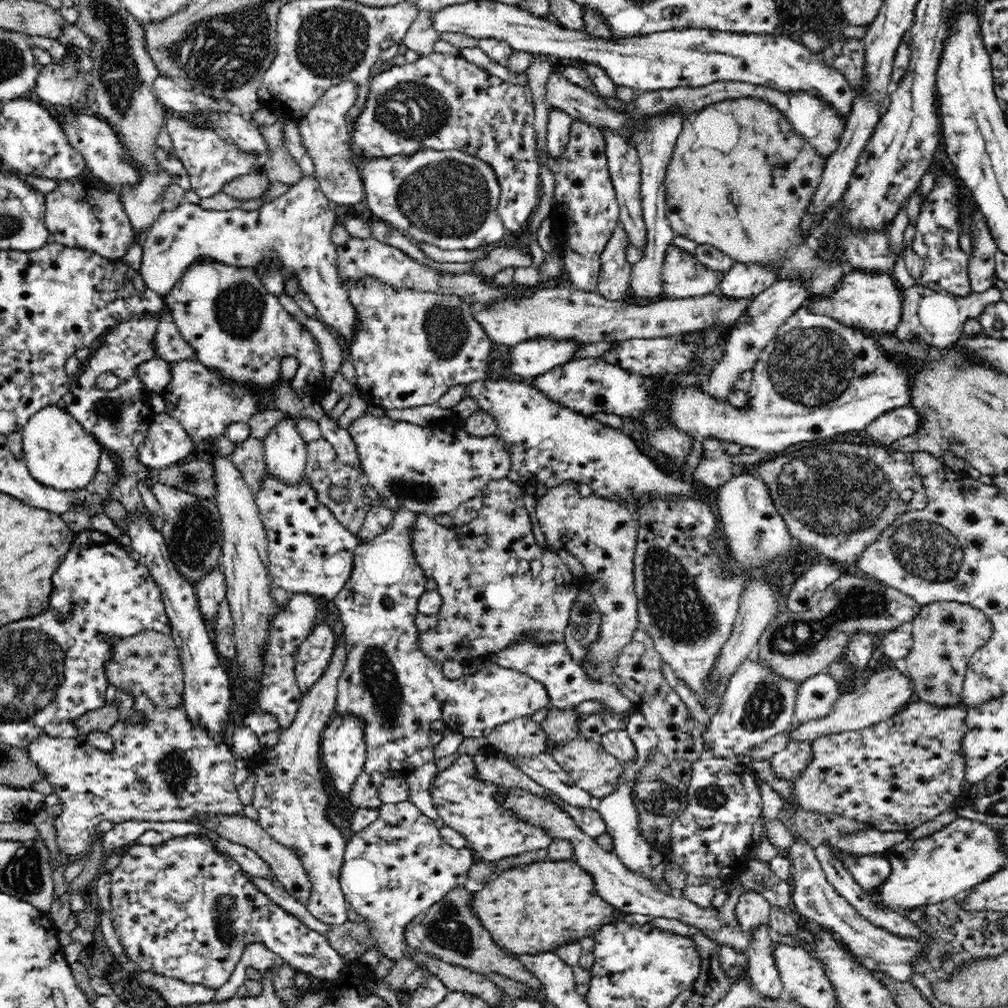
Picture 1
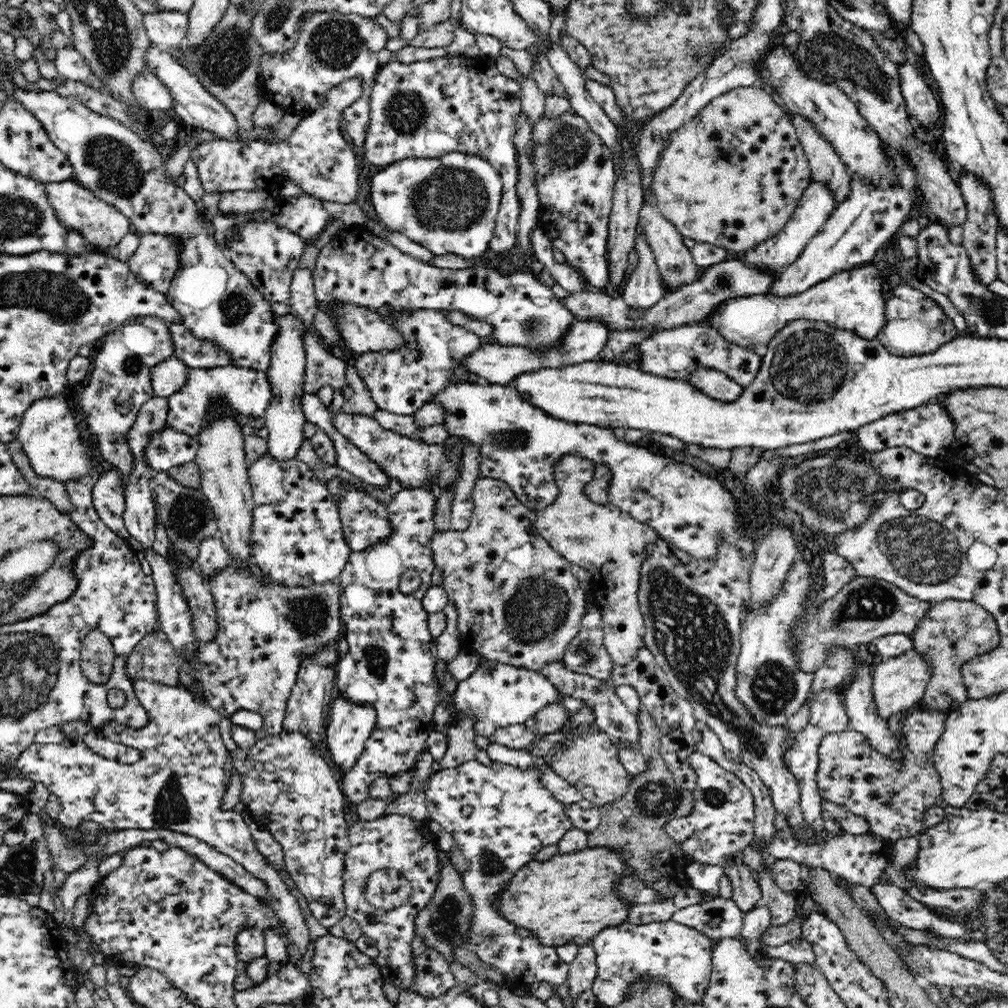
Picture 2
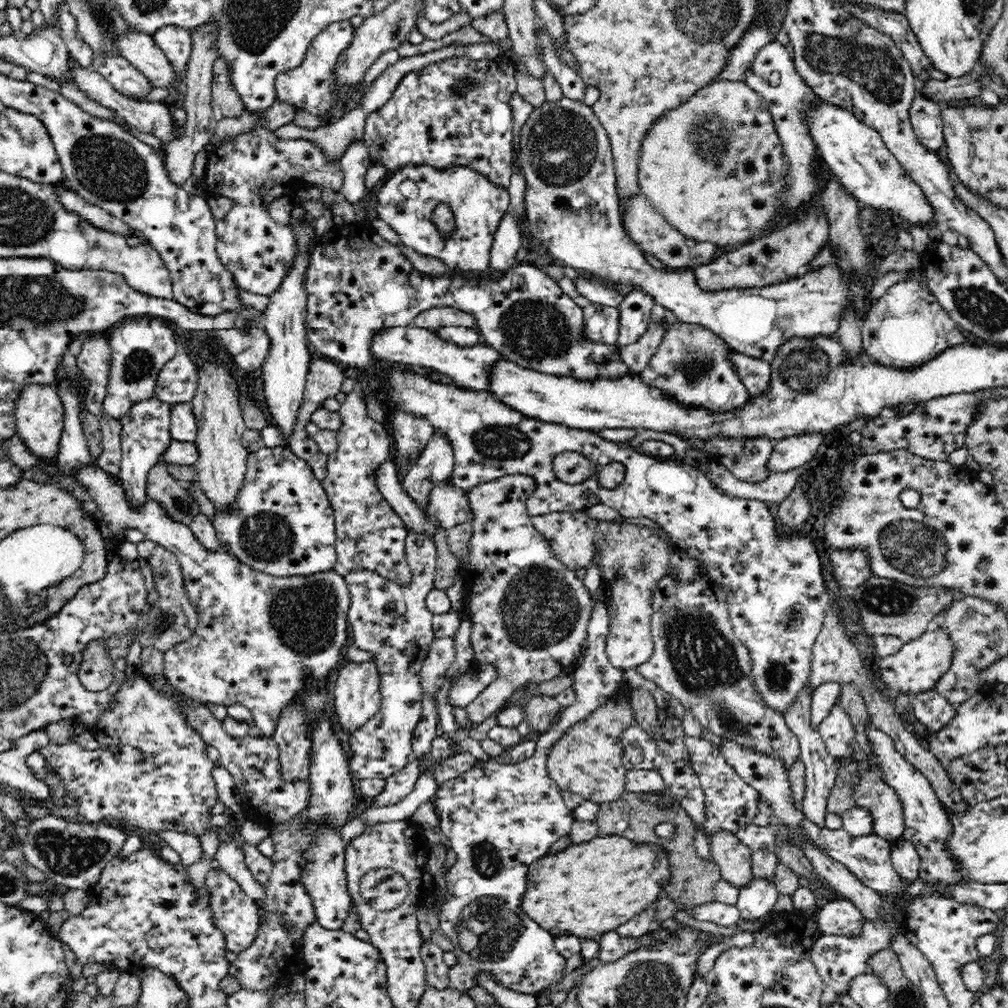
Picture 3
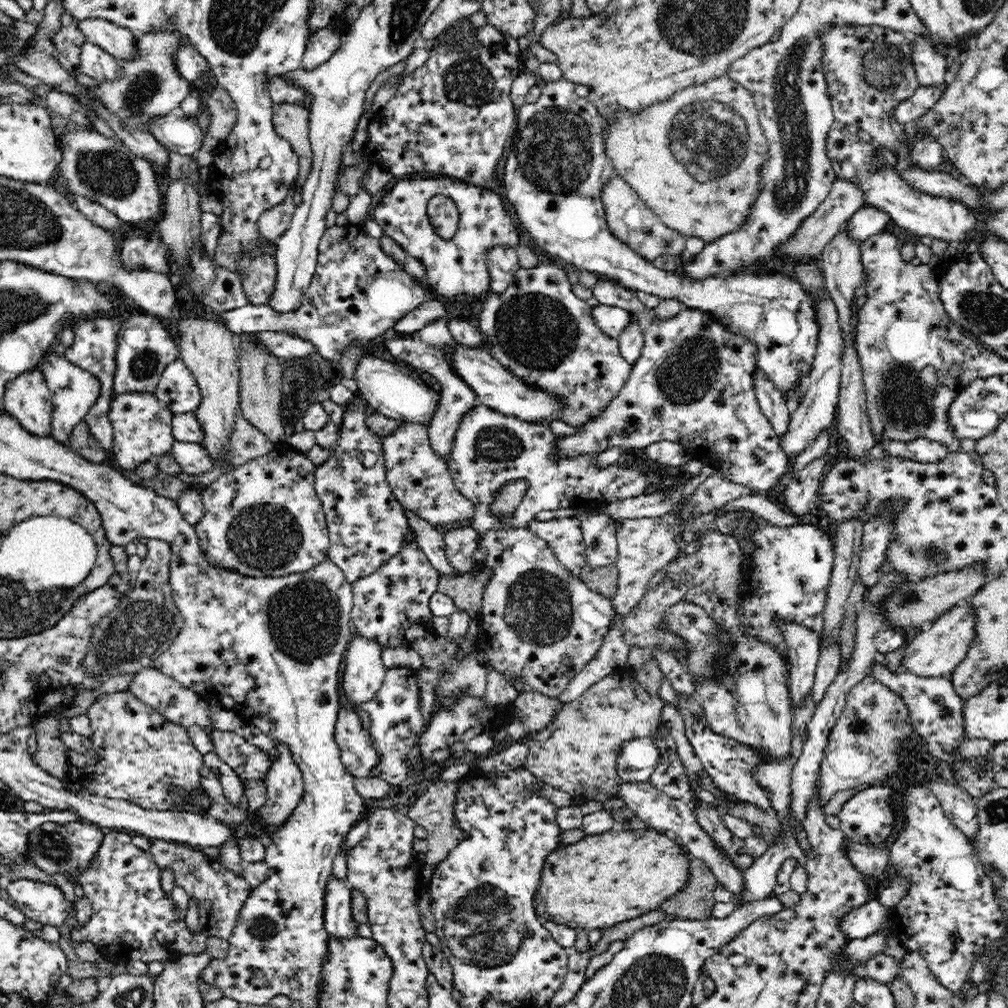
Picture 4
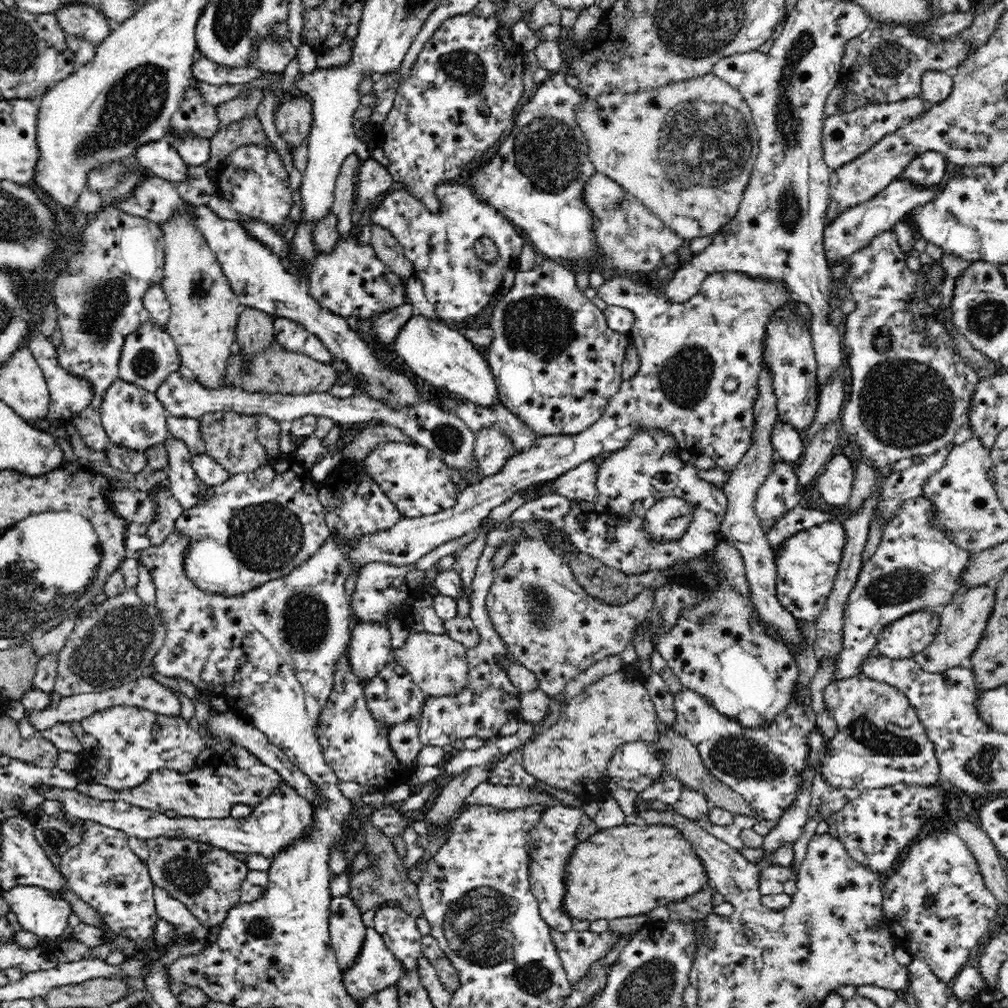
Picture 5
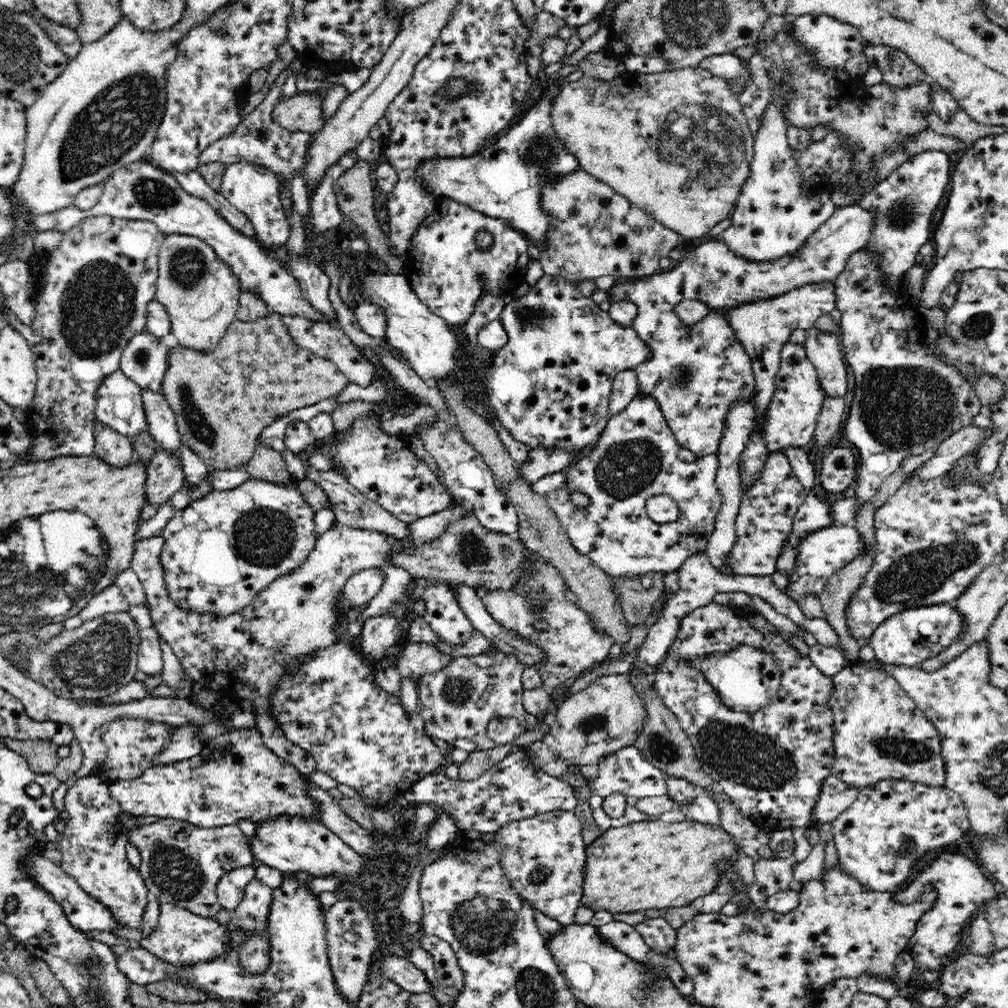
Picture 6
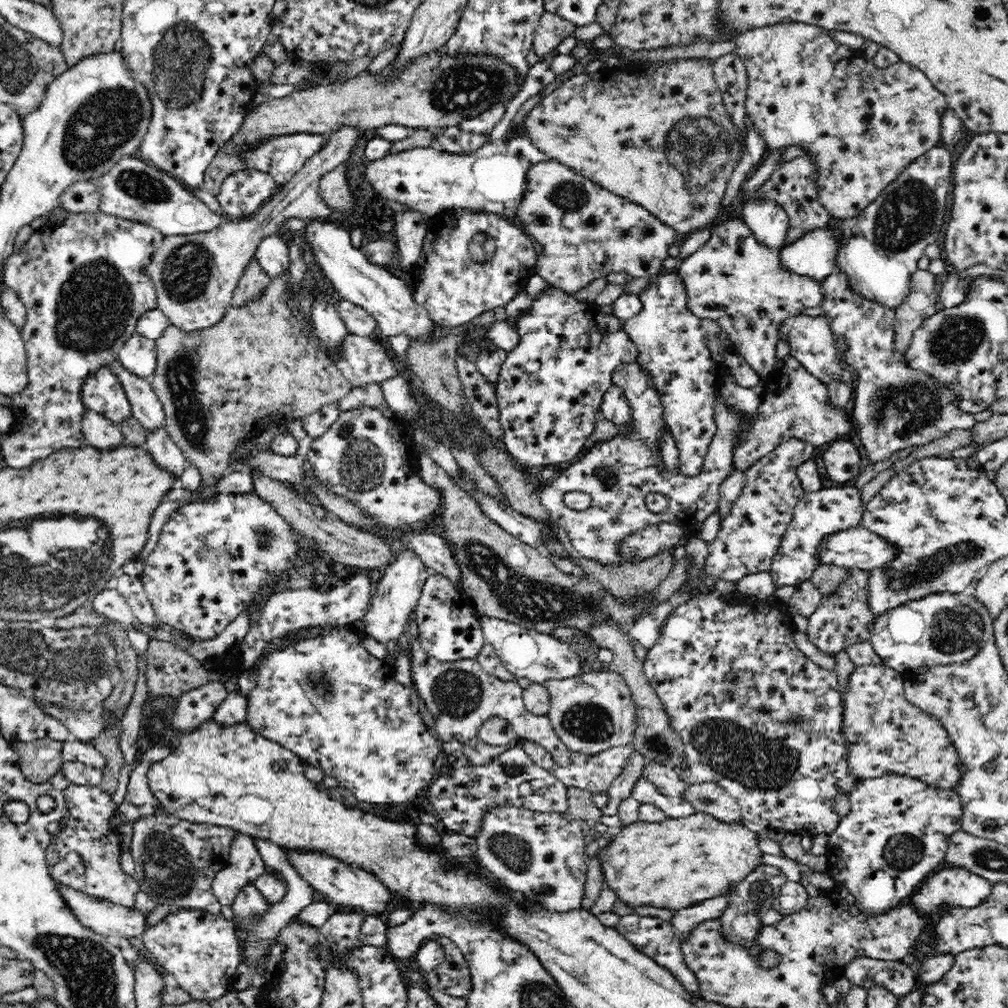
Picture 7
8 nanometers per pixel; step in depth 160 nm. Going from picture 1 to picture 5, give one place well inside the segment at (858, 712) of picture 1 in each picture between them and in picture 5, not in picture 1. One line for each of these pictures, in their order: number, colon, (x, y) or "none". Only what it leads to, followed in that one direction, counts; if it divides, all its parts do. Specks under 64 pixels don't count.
2: (898, 683)
3: (918, 665)
4: (935, 651)
5: (963, 622)

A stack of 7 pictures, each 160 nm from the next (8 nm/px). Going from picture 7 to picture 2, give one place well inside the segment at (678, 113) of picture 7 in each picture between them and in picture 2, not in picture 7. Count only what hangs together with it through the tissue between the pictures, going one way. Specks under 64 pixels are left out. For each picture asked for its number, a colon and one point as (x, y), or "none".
2: (731, 177)
3: (712, 167)
4: (694, 159)
5: (686, 150)
6: (677, 144)

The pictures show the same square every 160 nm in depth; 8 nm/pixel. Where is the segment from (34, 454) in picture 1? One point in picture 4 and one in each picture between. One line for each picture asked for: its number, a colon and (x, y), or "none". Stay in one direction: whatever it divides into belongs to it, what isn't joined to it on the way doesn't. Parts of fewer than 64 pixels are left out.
2: (48, 432)
3: (39, 413)
4: (27, 398)

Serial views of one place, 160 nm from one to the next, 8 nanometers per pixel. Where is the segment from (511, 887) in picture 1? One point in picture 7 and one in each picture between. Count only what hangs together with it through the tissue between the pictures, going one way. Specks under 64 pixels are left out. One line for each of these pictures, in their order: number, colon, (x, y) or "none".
2: (568, 899)
3: (588, 889)
4: (617, 875)
5: (628, 870)
6: (645, 865)
7: (676, 863)

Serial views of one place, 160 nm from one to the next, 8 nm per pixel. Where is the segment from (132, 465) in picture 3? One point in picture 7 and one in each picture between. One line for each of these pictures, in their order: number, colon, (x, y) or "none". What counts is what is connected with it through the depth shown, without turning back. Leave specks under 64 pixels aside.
4: (141, 425)
5: (133, 418)
6: (119, 405)
7: (101, 392)

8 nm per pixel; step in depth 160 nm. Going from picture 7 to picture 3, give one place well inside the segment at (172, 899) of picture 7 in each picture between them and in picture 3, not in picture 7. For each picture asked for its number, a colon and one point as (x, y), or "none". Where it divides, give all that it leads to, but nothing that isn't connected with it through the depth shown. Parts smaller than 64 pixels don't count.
3: (235, 912)
4: (220, 892)
5: (206, 879)
6: (181, 863)

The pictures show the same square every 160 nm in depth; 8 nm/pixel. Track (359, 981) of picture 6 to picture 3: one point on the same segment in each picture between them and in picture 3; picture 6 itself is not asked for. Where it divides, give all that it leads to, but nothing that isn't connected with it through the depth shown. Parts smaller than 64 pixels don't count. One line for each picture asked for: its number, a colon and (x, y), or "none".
3: (324, 875)
4: (339, 922)
5: (346, 929)

